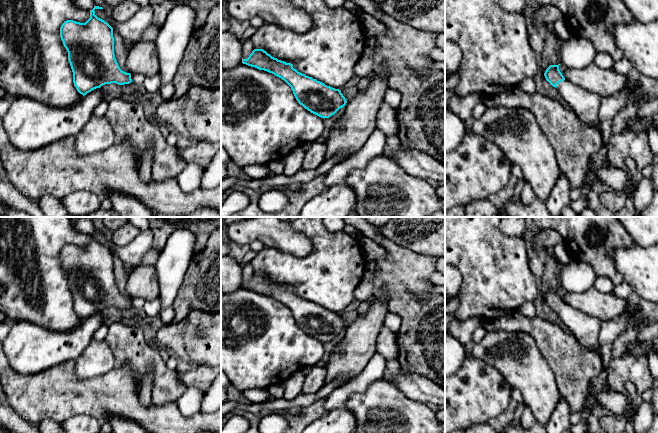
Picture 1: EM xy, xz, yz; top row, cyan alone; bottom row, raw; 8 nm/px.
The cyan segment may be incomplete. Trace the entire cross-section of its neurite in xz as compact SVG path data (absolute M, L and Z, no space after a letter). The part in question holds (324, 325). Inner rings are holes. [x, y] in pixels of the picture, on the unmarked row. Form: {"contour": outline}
{"contour": "M254 273L242 287L264 294L284 304L300 329L311 337L329 342L347 327L341 314L298 296L291 287L272 281L263 273Z"}

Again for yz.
{"contour": "M550 289L546 293L544 297L546 304L557 313L559 320L565 324L581 346L595 348L599 343L602 321L566 304L559 294L559 289Z"}

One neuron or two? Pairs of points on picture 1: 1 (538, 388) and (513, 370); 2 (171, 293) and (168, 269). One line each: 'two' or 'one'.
1: one
2: one

